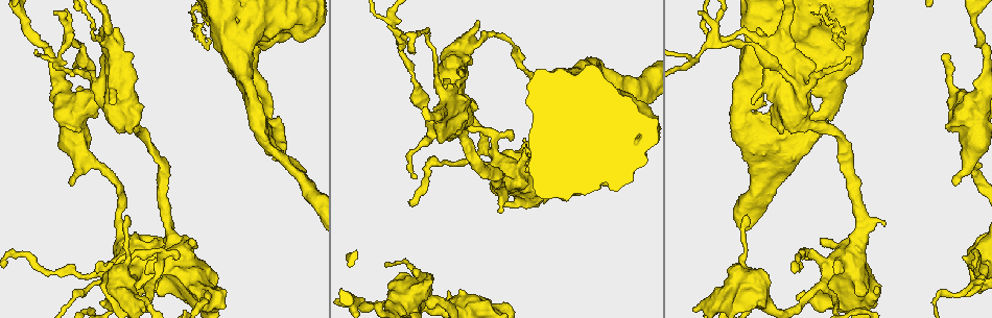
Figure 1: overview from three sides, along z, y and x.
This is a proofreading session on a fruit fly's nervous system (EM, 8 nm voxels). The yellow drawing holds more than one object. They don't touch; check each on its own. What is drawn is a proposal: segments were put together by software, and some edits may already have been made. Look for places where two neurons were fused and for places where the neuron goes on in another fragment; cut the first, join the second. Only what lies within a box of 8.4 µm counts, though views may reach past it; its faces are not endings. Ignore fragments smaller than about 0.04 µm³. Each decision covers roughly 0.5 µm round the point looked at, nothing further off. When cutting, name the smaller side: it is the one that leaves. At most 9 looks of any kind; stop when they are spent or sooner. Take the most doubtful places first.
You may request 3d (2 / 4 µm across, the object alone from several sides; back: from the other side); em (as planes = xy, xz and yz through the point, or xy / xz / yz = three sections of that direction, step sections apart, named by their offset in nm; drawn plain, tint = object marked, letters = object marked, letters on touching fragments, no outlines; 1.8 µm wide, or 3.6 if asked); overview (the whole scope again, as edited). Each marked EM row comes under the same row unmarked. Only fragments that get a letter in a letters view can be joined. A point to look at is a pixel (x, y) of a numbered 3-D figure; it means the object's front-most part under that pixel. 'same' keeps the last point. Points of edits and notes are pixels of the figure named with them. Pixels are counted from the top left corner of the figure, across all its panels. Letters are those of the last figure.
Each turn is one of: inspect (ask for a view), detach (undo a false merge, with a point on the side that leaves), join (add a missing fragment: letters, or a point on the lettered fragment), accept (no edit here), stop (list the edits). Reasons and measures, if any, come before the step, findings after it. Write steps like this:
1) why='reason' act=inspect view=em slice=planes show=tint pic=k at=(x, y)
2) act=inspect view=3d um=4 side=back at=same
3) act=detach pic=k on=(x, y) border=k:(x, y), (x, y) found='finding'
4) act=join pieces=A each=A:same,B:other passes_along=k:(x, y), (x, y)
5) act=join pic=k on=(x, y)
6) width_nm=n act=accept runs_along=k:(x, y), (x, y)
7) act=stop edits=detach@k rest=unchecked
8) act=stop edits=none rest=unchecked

why='closes a loop' act=inspect view=3d um=4 pic=1 at=(226, 39)

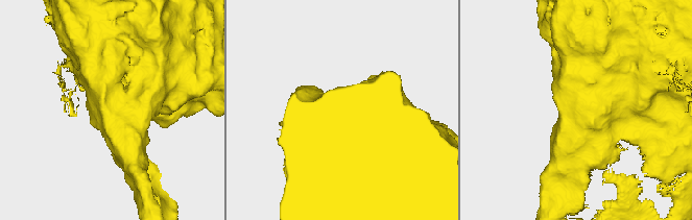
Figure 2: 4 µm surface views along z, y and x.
why='shape alone is not enough' act=inspect view=em um=3.6 slice=yz step=8 show=tint pic=2 at=(107, 114)

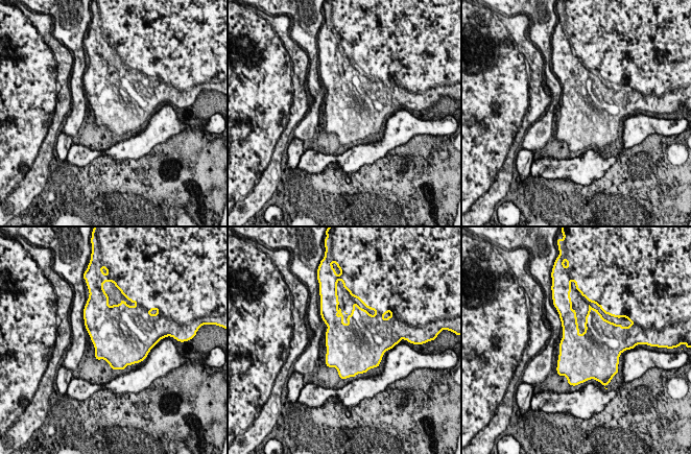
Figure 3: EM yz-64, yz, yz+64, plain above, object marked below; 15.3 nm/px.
why='another direction' act=inspect view=em um=3.6 slice=planes show=letters at=same

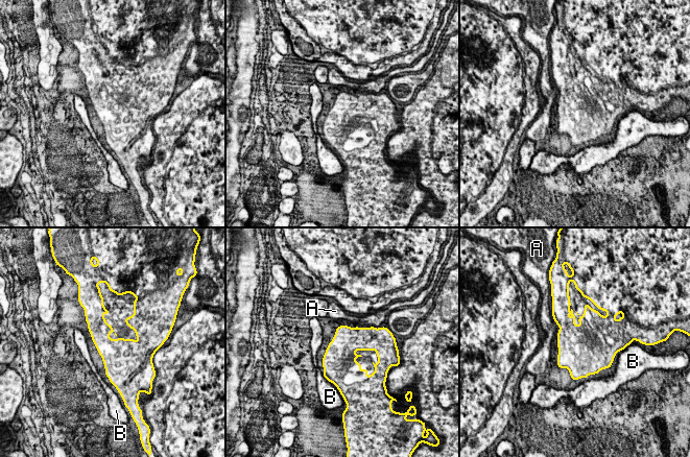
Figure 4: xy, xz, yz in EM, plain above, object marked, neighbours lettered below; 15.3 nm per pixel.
act=accept each=A:other,B:other border=4:(552, 317), (557, 325) found='all the same neuron'

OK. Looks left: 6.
why='closes a loop' act=inspect view=em slice=yz step=4 show=tint pic=1 at=(813, 116)

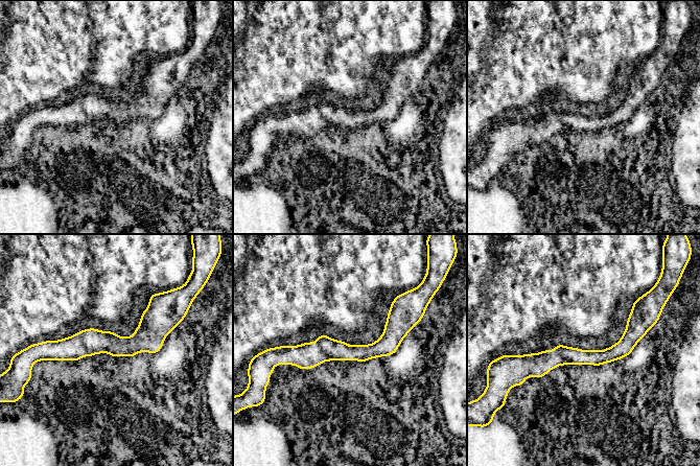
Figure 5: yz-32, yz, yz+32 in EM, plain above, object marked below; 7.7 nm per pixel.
why='another direction' act=inspect view=em slice=xz step=4 show=letters at=same

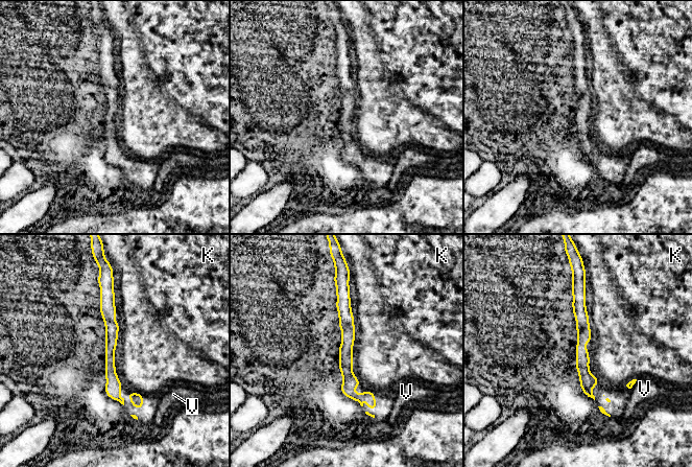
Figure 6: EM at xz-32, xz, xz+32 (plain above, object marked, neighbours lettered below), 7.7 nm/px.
width_nm=100 act=accept each=K:other,V:other found='continuous, no second neuron'

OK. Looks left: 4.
why='touches itself' act=inspect view=em um=3.6 slice=xz step=4 show=tint pic=1 at=(536, 150)

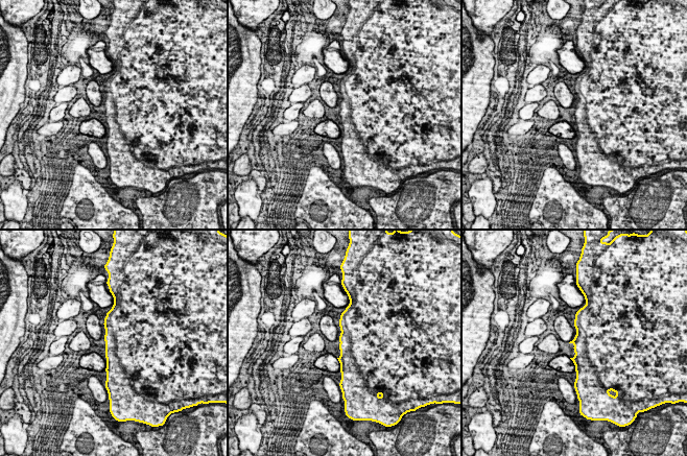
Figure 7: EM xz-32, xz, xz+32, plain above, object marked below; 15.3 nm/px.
act=inspect view=em um=3.6 slice=planes show=tint at=same

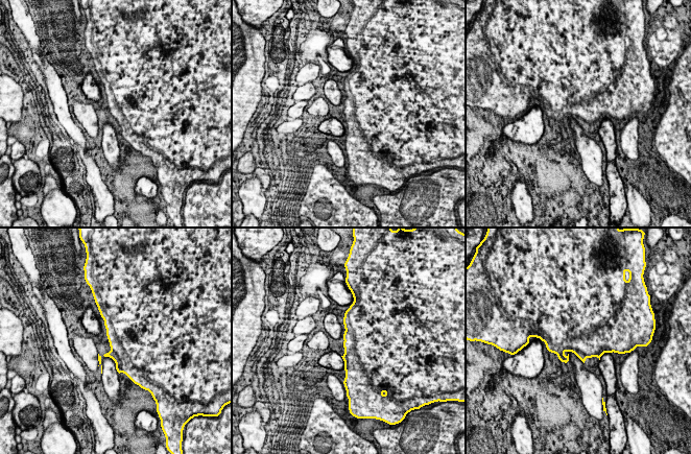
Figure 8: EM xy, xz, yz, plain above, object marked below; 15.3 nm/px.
why='what lies round it' act=inspect view=em um=3.6 slice=planes show=letters at=same

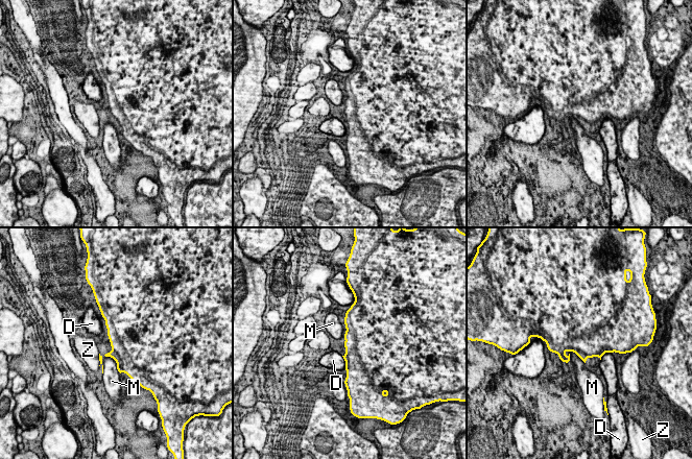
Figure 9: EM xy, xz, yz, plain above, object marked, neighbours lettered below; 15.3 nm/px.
width_nm=460 act=accept each=D:other,M:other,Z:other border=9:(570, 352), (574, 352), (585, 363) found='continuous, no second neuron'

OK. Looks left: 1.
why='a fork' act=inspect view=em slice=xz step=16 show=letters pic=1 at=(485, 146)

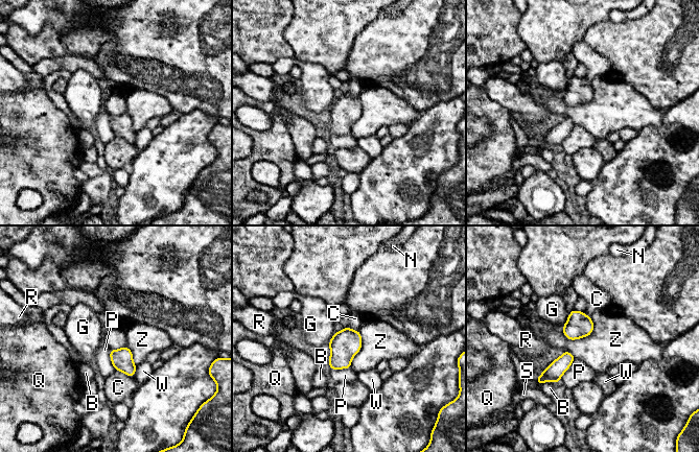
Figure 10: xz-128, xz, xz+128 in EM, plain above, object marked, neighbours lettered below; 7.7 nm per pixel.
act=accept each=B:other,C:other,G:other,N:other,P:other,Q:other,R:other,S:other,W:other,Z:other found='all the same neuron'

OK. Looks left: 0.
act=stop edits=none rest=unchecked

